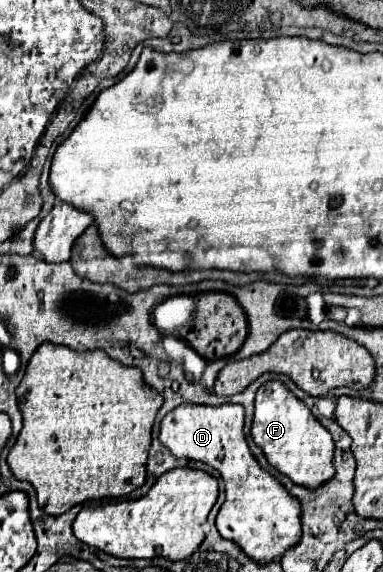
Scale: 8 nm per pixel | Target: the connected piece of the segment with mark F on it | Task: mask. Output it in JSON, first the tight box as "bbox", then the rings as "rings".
{"bbox":[252,380,336,490],"rings":[[[278,380],[266,382],[256,392],[252,438],[256,446],[262,448],[266,460],[298,486],[316,490],[336,474],[332,464],[334,440],[330,432],[312,416],[310,408],[302,400]]]}

